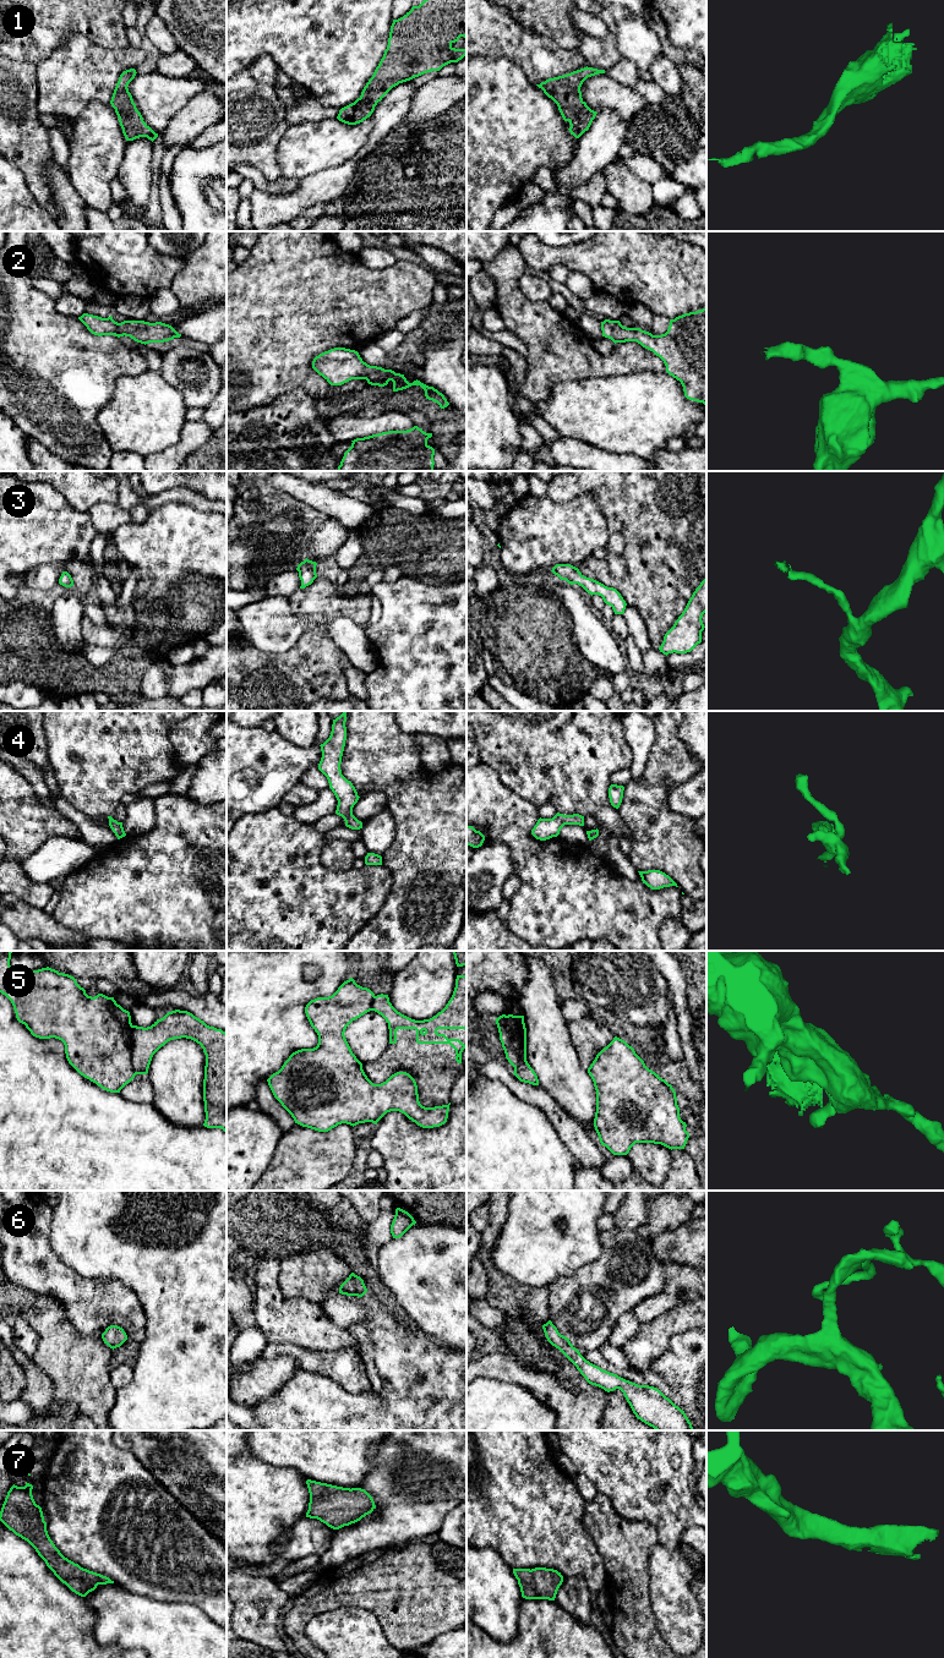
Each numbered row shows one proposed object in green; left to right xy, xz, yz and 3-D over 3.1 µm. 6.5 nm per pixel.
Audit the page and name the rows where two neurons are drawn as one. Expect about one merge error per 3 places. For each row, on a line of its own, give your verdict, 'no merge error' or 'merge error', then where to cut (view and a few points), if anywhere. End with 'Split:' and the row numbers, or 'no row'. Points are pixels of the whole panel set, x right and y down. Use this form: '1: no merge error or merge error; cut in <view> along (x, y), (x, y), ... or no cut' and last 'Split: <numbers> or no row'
1: no merge error; no cut
2: no merge error; no cut
3: no merge error; no cut
4: no merge error; no cut
5: merge error; cut in xy along (131, 1026), (131, 1066), (137, 1073)
6: no merge error; no cut
7: no merge error; no cut
Split: 5

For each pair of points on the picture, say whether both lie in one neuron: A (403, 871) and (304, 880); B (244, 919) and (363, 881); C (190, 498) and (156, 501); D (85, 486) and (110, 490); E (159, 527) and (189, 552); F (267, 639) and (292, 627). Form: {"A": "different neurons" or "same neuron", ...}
{"A": "different neurons", "B": "same neuron", "C": "same neuron", "D": "same neuron", "E": "same neuron", "F": "same neuron"}

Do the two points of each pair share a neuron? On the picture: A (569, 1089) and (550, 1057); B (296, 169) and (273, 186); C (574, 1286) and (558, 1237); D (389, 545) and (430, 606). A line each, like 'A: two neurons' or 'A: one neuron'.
A: one neuron
B: two neurons
C: two neurons
D: two neurons

